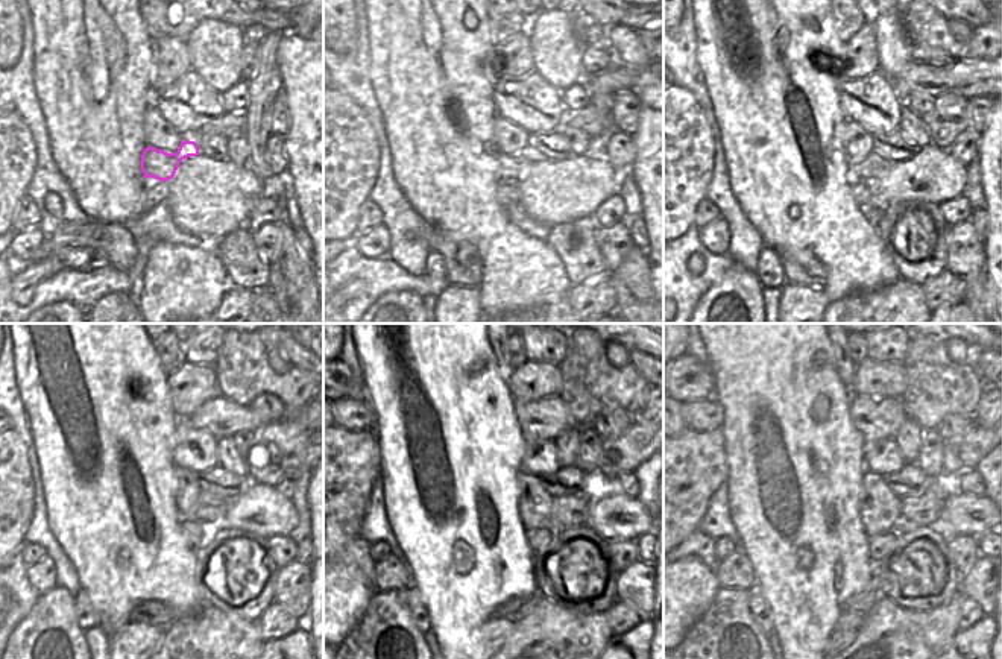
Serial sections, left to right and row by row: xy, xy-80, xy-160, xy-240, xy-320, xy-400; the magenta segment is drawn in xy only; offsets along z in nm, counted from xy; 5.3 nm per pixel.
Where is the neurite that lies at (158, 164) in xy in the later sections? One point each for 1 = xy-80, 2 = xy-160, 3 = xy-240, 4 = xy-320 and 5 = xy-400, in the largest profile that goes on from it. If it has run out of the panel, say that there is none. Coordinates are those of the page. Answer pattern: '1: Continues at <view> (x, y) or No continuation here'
1: Continues at xy-80 (515, 167)
2: Continues at xy-160 (875, 166)
3: Continues at xy-240 (208, 507)
4: Continues at xy-320 (568, 512)
5: Continues at xy-400 (925, 509)

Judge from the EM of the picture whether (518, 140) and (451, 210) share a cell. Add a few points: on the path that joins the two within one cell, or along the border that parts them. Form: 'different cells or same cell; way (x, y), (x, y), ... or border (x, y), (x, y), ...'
different cells; border (495, 117), (494, 138), (495, 148), (500, 152)

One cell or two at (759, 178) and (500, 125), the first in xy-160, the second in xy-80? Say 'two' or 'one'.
two

